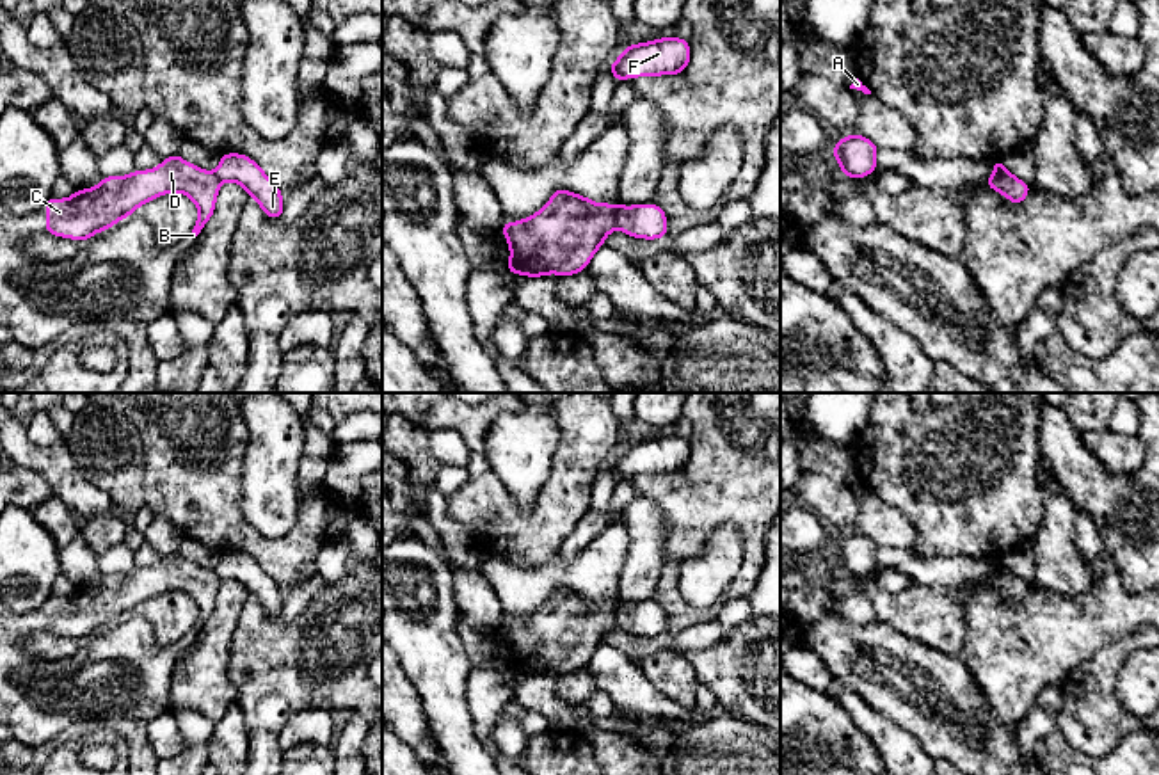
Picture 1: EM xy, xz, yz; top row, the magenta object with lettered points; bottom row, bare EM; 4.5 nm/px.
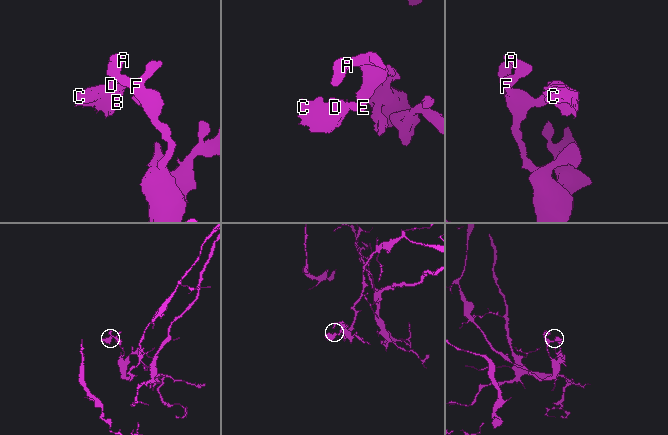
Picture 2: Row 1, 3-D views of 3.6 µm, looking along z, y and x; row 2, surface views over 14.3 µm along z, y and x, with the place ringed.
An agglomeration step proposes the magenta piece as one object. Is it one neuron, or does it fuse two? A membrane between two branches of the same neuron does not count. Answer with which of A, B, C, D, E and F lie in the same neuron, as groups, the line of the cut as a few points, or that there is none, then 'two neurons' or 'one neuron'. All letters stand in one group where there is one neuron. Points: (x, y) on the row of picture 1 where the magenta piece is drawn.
A E F / B C D; cut in xz along (617, 205), (615, 228); two neurons

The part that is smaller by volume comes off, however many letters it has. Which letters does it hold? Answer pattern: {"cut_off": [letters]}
{"cut_off": ["B", "C", "D"]}

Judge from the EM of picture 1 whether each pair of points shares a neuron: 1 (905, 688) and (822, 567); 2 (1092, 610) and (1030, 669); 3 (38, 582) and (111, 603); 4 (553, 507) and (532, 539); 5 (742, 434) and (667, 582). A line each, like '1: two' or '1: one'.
1: one
2: one
3: two
4: one
5: one

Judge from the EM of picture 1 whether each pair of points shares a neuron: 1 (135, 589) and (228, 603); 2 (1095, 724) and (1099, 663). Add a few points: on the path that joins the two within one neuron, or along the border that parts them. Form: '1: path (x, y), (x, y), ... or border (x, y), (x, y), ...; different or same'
1: border (223, 580), (215, 608), (196, 639); different
2: path (1095, 710), (1095, 678); same

